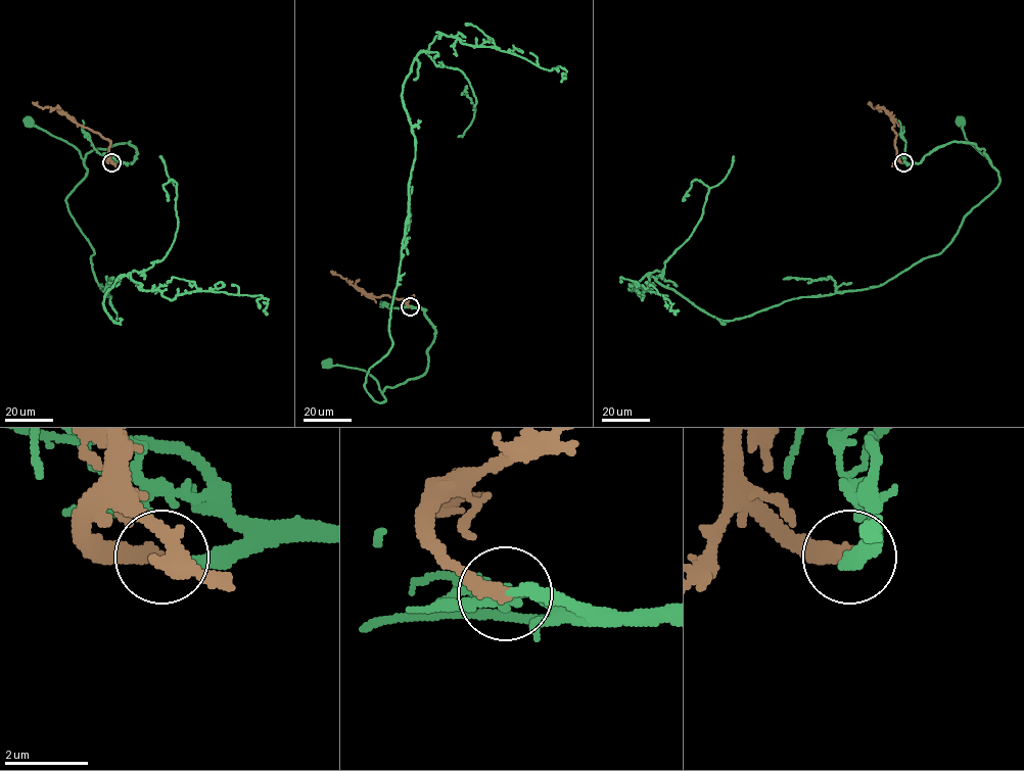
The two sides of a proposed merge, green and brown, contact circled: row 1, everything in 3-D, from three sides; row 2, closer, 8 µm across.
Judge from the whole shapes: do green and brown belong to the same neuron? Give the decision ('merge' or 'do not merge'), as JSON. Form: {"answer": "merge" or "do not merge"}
{"answer": "do not merge"}

